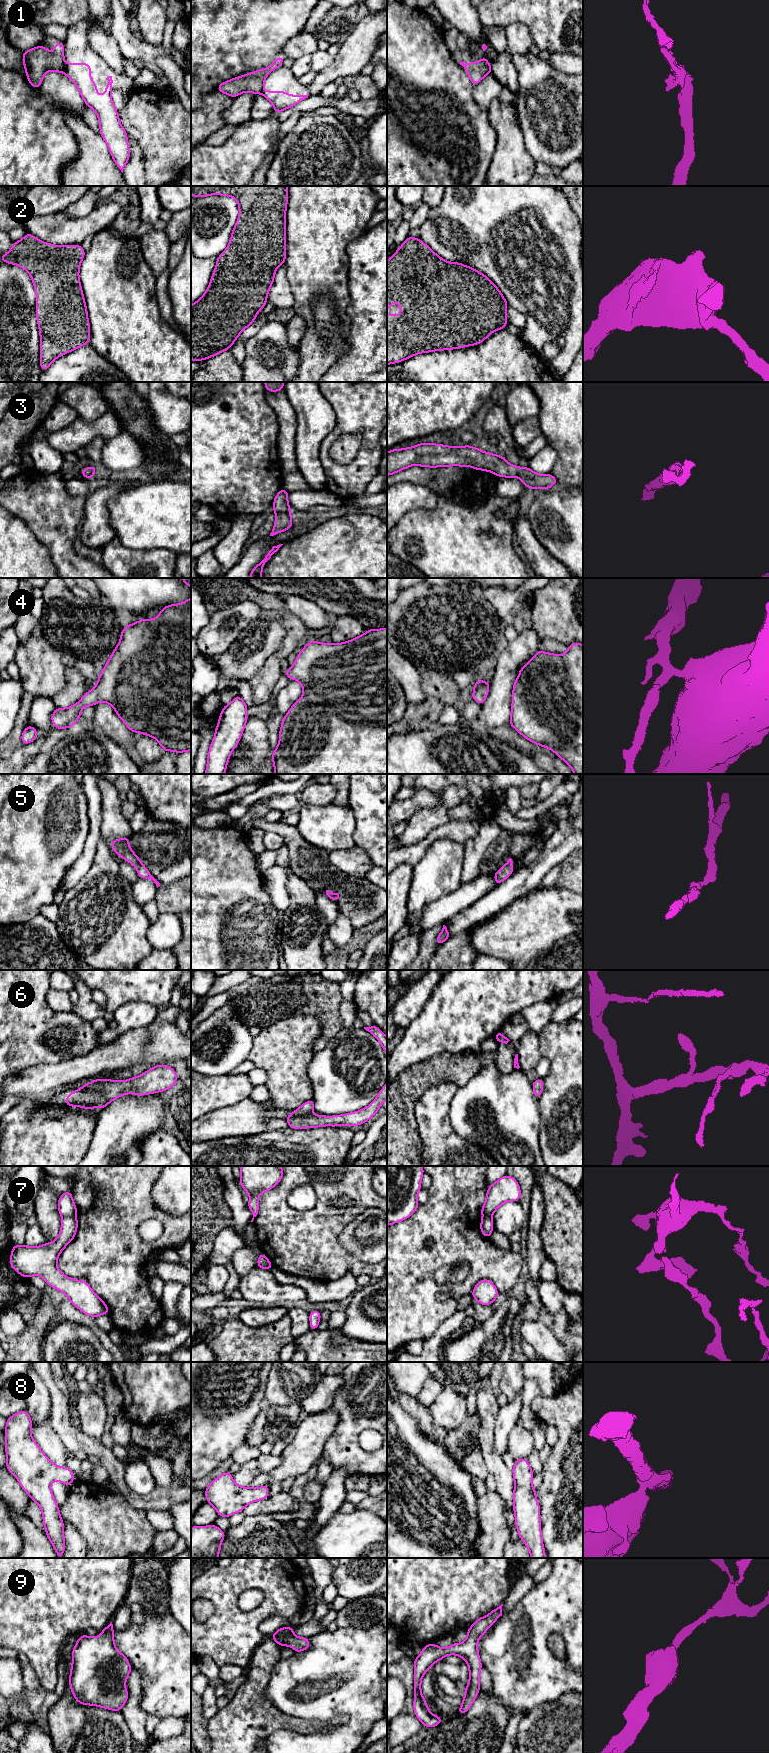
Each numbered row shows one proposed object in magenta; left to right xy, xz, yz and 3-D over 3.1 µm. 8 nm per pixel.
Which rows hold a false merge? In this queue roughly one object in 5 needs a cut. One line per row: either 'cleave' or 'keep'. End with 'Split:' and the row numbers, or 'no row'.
1: cleave
2: keep
3: keep
4: keep
5: keep
6: keep
7: cleave
8: keep
9: keep
Split: 1, 7

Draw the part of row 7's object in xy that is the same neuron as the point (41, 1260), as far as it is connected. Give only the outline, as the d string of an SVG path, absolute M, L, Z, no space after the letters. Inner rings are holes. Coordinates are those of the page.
M76 1216L65 1217L61 1220L60 1233L53 1242L36 1247L13 1245L10 1266L27 1279L33 1275L41 1276L47 1285L63 1292L86 1315L93 1318L110 1315L108 1306L87 1282L66 1277L57 1267L60 1253L74 1239L77 1228Z

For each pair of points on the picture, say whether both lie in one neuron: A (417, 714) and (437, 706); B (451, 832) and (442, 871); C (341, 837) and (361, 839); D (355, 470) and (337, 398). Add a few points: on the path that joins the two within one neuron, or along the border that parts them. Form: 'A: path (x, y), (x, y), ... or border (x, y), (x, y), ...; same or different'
A: path (422, 714), (432, 708); same
B: border (463, 843), (450, 838), (437, 838), (428, 847); different
C: border (353, 815), (353, 841), (355, 844); different
D: path (367, 452), (367, 428), (355, 416); same

